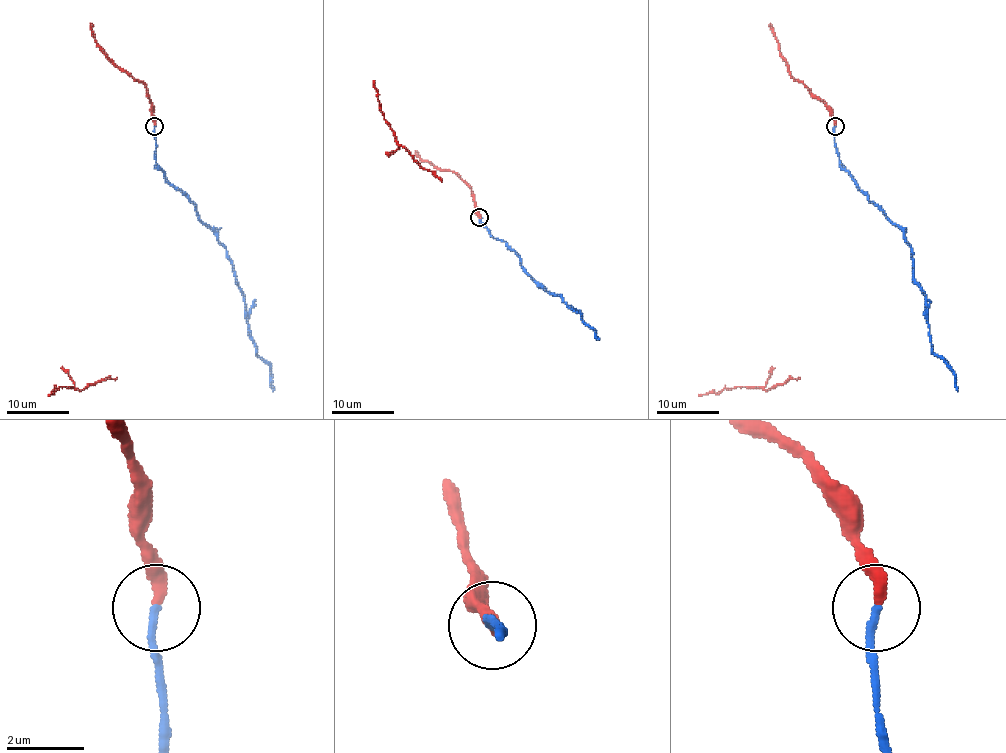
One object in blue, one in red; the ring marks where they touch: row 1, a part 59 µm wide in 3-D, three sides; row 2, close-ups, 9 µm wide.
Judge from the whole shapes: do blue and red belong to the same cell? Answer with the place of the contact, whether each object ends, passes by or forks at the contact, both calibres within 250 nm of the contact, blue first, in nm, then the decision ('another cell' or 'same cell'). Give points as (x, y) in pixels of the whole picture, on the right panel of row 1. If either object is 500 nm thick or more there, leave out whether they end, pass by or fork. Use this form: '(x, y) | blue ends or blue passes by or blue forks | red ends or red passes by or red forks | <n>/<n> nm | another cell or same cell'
(835, 126) | blue ends | red ends | 190/340 nm | another cell

